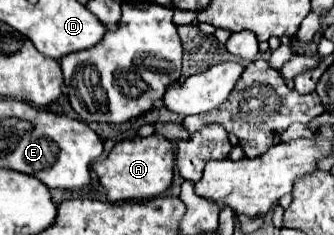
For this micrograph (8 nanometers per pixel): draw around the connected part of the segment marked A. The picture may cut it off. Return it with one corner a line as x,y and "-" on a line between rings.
158,133
124,139
116,143
108,157
94,161
92,171
106,189
108,201
142,201
148,197
158,197
170,187
174,177
174,143

